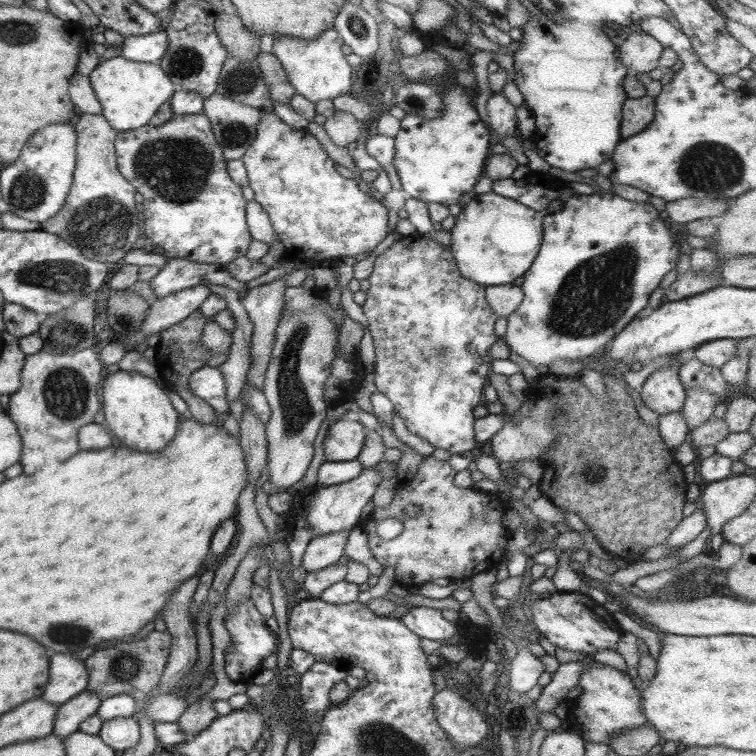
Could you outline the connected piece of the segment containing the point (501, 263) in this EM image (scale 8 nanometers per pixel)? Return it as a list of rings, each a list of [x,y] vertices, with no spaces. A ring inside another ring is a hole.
[[[494,191],[477,194],[466,203],[456,217],[454,228],[451,230],[450,252],[461,276],[484,287],[511,284],[518,277],[528,272],[534,258],[538,255],[540,244],[543,242],[544,214],[536,214],[520,202],[496,194]]]

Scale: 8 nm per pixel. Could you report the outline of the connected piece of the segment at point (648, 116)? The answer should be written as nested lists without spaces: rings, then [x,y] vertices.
[[[648,94],[627,98],[622,109],[621,138],[627,139],[643,131],[653,121],[655,110],[655,98]]]

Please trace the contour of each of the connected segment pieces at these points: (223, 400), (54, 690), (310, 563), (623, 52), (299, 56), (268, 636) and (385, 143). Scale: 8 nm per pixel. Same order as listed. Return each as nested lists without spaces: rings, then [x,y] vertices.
[[[203,366],[190,377],[190,391],[197,397],[203,398],[217,413],[229,412],[226,380],[218,367]]]
[[[54,654],[49,662],[49,681],[42,698],[62,705],[73,696],[87,690],[88,671],[85,661],[75,654]]]
[[[348,531],[312,537],[301,564],[304,565],[307,572],[316,572],[316,570],[322,570],[325,566],[338,563],[338,560],[345,554],[348,539]]]
[[[646,32],[624,35],[618,43],[618,48],[620,62],[633,74],[644,74],[660,68],[659,58],[665,50],[660,42]]]
[[[328,29],[318,38],[304,40],[300,38],[274,37],[272,52],[283,64],[288,80],[295,92],[303,94],[310,102],[318,104],[319,100],[334,100],[337,96],[350,94],[352,86],[352,66],[342,53],[343,41],[336,30]]]
[[[250,597],[241,598],[241,603],[225,618],[225,626],[232,636],[232,645],[228,646],[225,656],[225,671],[234,682],[251,682],[251,679],[262,670],[261,662],[272,653],[278,652],[278,637],[271,632]]]
[[[371,130],[368,140],[365,144],[367,152],[372,158],[375,158],[387,172],[391,186],[396,190],[401,189],[400,179],[397,175],[393,158],[395,153],[395,138],[378,134],[376,130]]]

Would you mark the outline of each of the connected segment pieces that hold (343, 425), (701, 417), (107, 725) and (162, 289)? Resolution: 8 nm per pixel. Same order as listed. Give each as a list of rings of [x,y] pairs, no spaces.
[[[354,416],[340,419],[329,426],[325,436],[325,458],[331,463],[356,460],[364,446],[368,430]]]
[[[693,388],[687,392],[681,413],[689,433],[693,428],[698,428],[710,420],[717,404],[719,404],[719,398],[703,388]]]
[[[134,717],[116,718],[103,722],[100,740],[116,751],[130,750],[140,740],[140,726]]]
[[[166,257],[166,266],[150,282],[156,300],[168,297],[169,294],[194,288],[202,283],[212,283],[220,287],[228,287],[243,295],[248,291],[246,283],[236,281],[225,266],[212,264],[196,264],[186,258]]]

